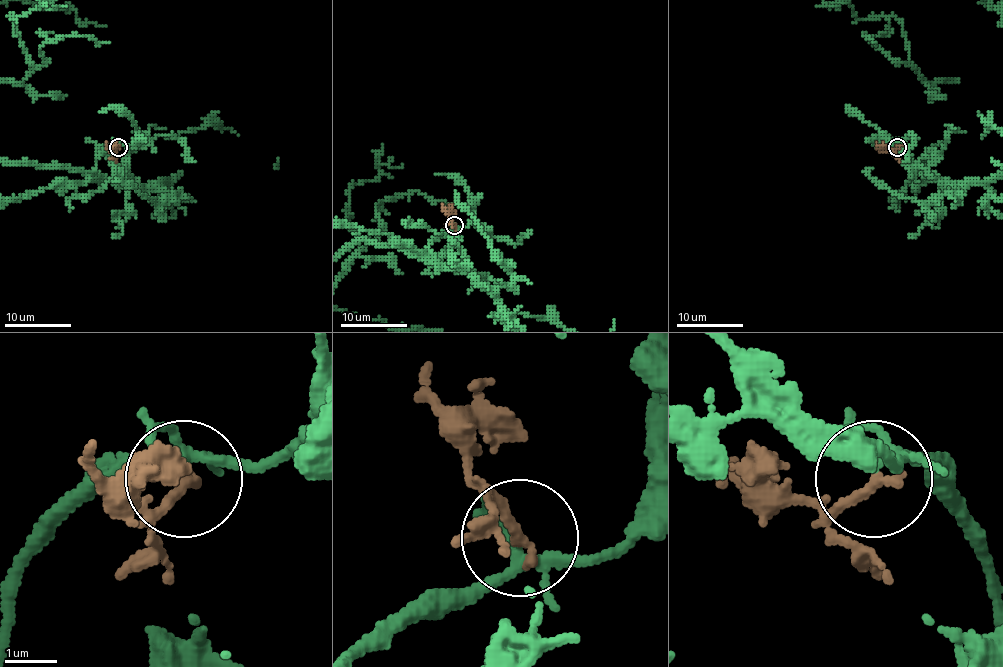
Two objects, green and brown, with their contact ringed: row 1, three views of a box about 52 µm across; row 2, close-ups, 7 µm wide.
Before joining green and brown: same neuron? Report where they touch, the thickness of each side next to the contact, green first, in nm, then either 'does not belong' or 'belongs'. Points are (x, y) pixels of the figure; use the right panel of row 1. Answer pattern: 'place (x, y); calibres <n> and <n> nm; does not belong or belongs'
place (897, 147); calibres 160 and 240 nm; does not belong

